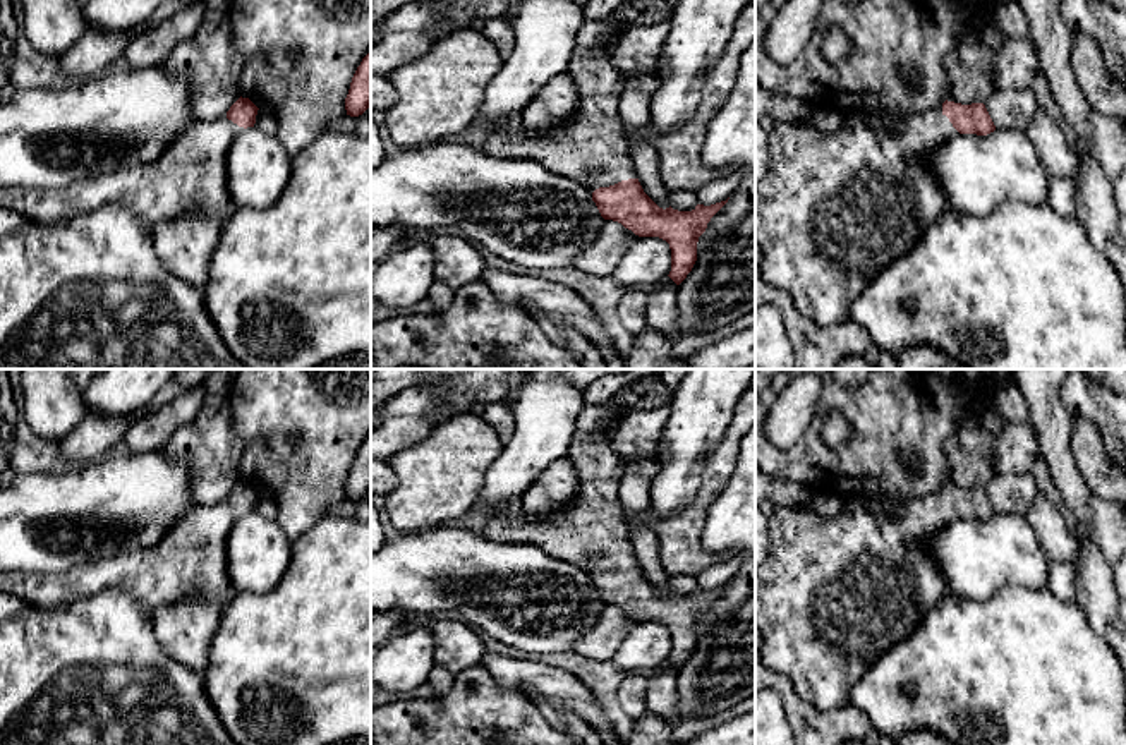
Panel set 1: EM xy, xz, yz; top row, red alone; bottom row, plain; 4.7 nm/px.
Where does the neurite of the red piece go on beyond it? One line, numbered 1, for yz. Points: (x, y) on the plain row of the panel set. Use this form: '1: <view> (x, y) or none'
1: yz (833, 594)

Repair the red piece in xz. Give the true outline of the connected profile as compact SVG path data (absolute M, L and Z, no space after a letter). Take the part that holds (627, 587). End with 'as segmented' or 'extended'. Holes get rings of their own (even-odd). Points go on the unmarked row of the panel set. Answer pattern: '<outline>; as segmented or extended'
M645 376L623 386L608 403L611 421L590 434L575 434L566 457L578 477L578 493L561 512L537 520L522 513L518 517L505 508L486 515L484 536L499 542L536 544L549 556L575 565L590 575L604 604L621 608L639 621L659 621L669 628L671 656L669 663L680 669L697 645L697 627L705 616L711 603L728 587L711 591L697 589L692 596L678 596L671 591L659 592L642 573L628 532L627 517L620 501L620 484L627 472L628 460L618 455L611 445L611 436L620 421L630 412L652 410L671 402L673 390L659 376Z; extended

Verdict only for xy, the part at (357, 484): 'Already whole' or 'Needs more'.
Already whole

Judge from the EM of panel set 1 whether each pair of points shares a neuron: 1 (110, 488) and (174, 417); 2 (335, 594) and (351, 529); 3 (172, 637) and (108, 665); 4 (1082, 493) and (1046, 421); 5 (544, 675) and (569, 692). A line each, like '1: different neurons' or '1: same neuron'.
1: different neurons
2: same neuron
3: different neurons
4: same neuron
5: same neuron

